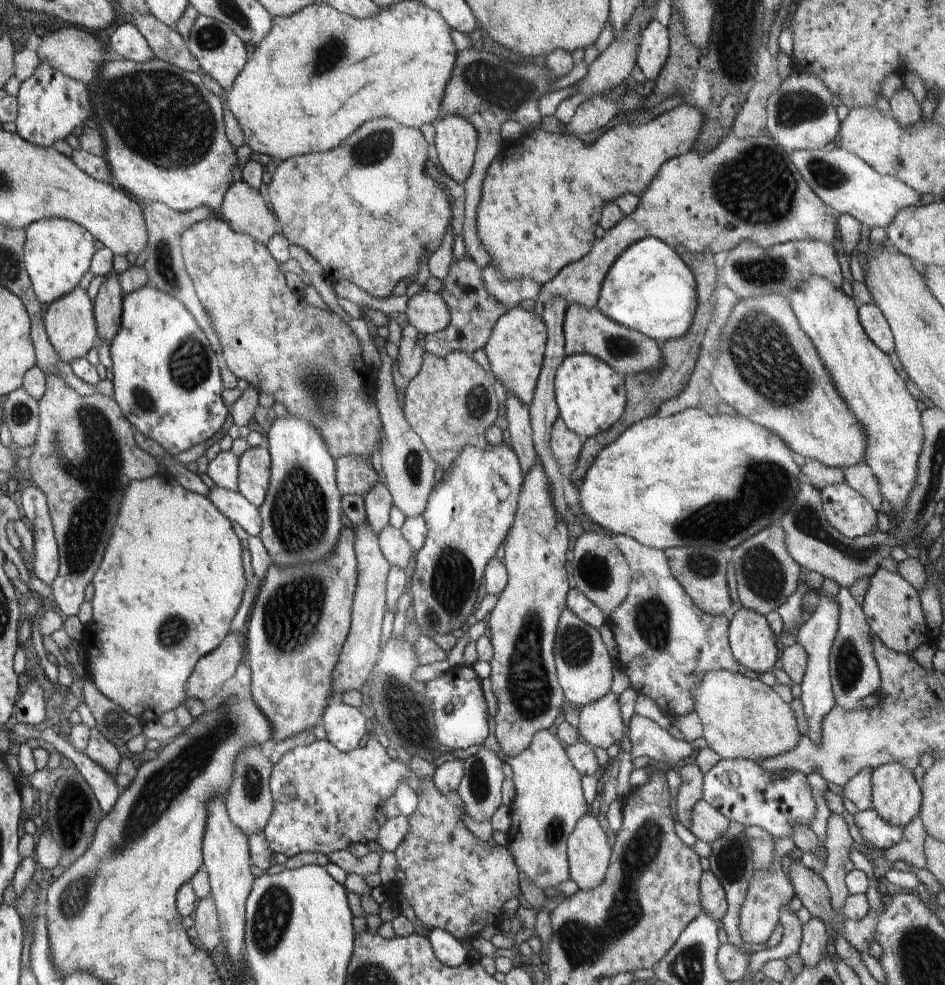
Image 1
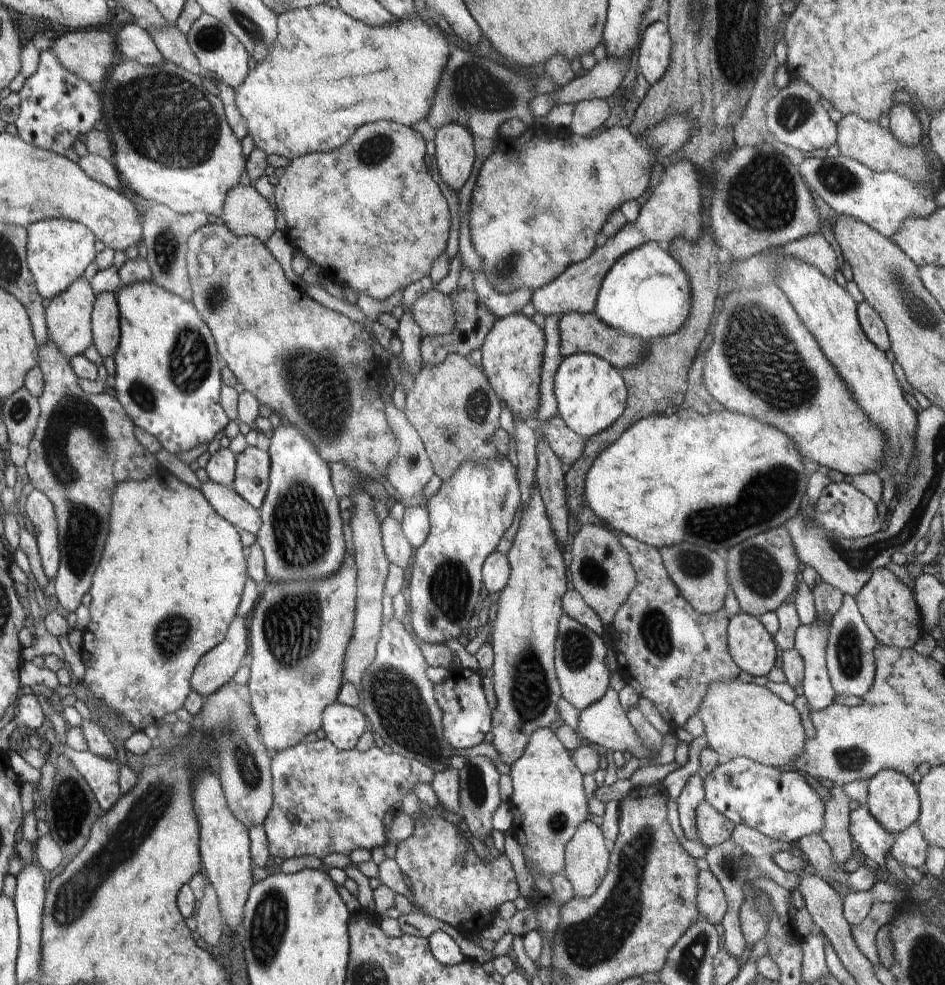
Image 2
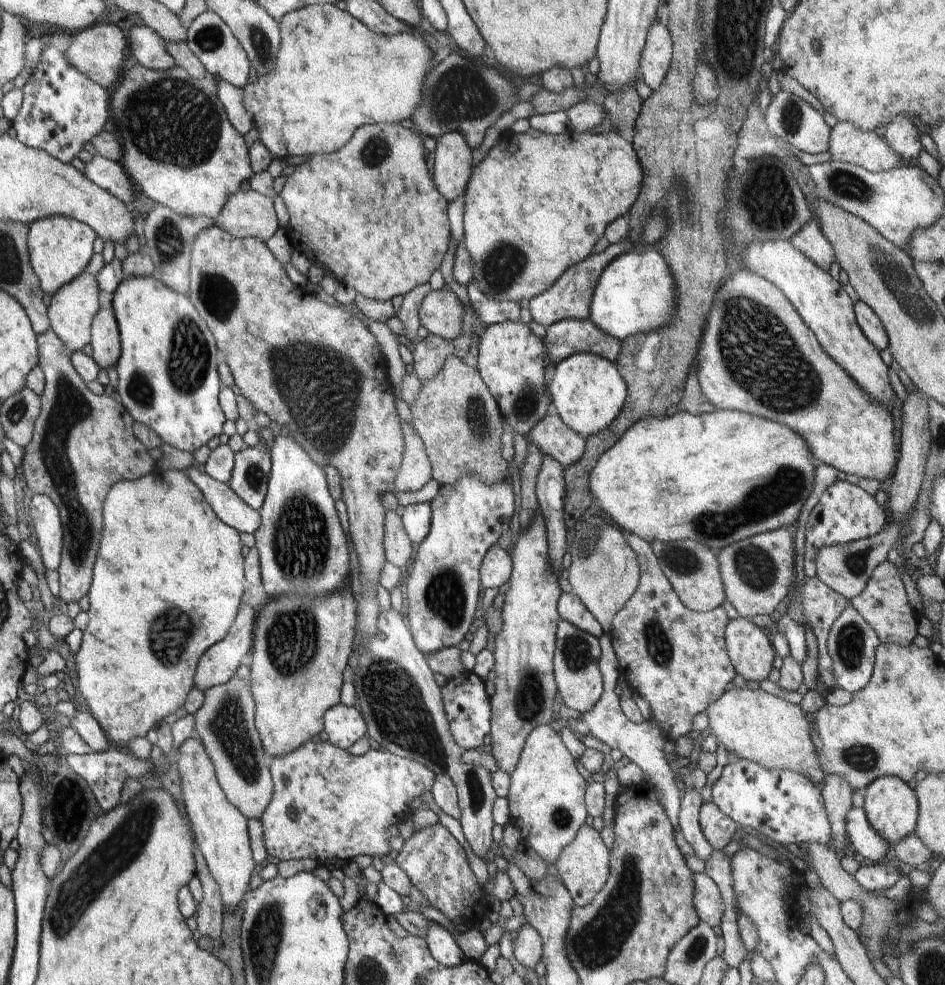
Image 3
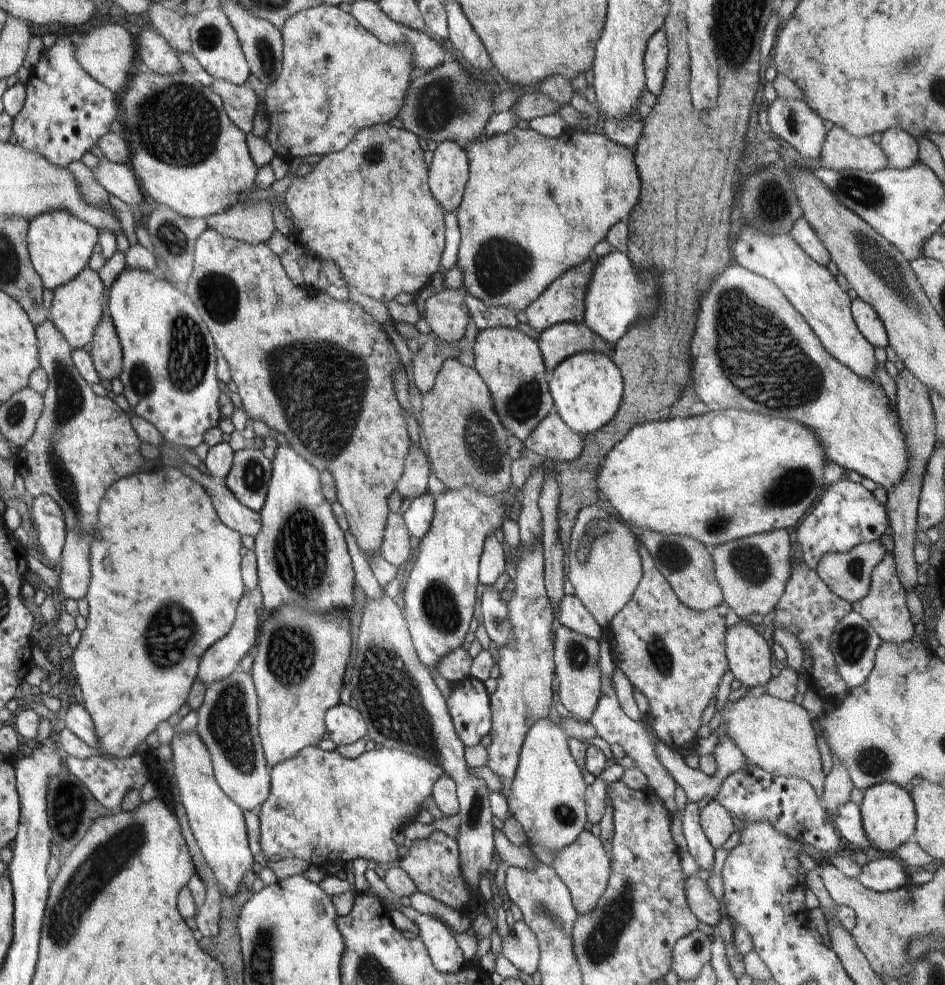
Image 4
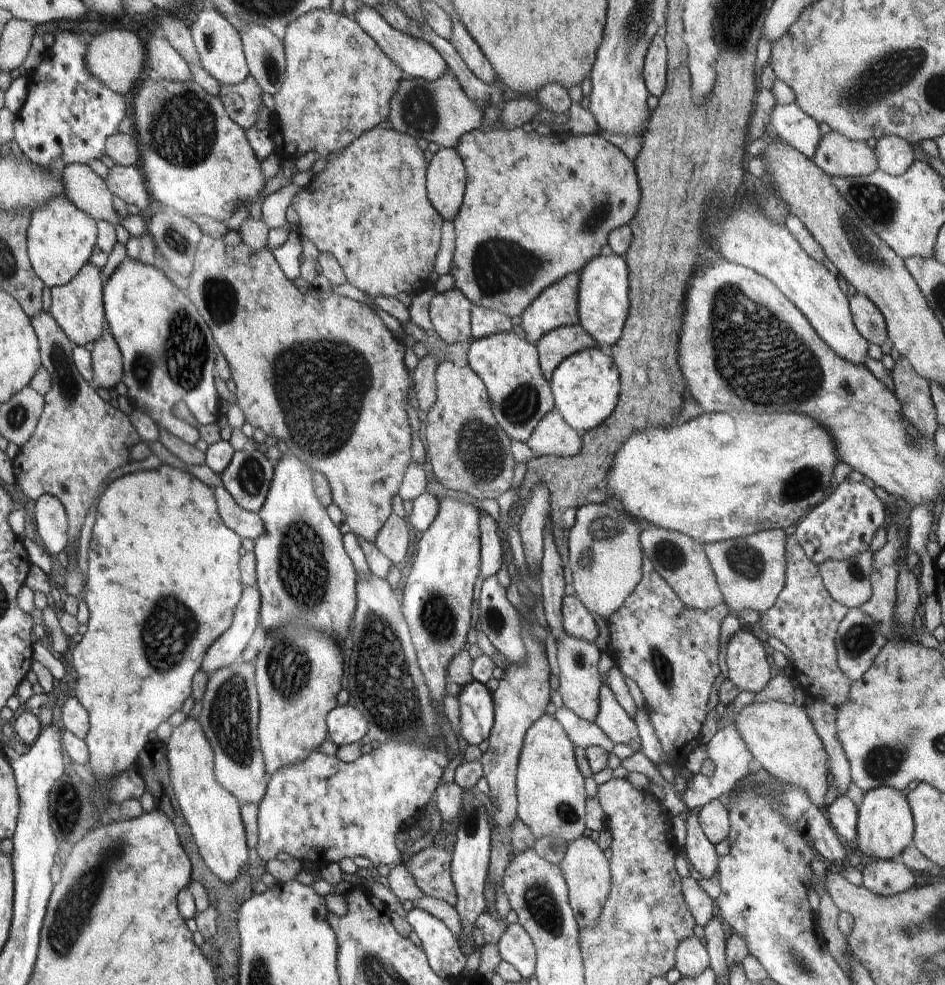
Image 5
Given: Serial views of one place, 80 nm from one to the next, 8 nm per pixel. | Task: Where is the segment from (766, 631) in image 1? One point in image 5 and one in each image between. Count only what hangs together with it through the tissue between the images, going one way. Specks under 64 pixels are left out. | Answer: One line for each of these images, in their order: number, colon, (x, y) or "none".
2: (752, 648)
3: (750, 652)
4: (749, 656)
5: (748, 669)

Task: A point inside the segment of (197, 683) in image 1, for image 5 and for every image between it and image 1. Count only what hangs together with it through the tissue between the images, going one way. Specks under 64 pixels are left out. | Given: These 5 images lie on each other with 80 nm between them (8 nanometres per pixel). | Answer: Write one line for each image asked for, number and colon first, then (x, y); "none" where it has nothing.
2: (215, 669)
3: (219, 663)
4: (222, 658)
5: (226, 649)

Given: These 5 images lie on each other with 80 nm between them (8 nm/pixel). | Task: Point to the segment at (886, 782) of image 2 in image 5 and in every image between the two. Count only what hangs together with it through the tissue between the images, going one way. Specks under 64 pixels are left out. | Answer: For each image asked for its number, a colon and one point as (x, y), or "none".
3: (890, 805)
4: (888, 816)
5: (885, 826)

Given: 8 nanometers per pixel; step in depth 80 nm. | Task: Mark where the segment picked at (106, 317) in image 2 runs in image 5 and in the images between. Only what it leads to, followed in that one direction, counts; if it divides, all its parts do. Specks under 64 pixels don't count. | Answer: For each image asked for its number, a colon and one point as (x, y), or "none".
3: (105, 339)
4: (106, 353)
5: (106, 359)

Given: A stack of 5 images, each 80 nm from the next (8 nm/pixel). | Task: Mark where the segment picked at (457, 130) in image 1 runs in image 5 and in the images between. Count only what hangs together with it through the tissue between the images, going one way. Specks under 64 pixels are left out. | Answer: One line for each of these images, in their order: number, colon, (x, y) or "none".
2: (455, 156)
3: (453, 157)
4: (448, 173)
5: (446, 176)

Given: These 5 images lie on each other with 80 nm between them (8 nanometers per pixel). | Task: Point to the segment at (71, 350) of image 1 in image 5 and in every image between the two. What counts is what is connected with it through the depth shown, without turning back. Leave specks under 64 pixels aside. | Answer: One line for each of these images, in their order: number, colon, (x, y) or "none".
2: (68, 316)
3: (73, 307)
4: (76, 310)
5: (77, 307)

